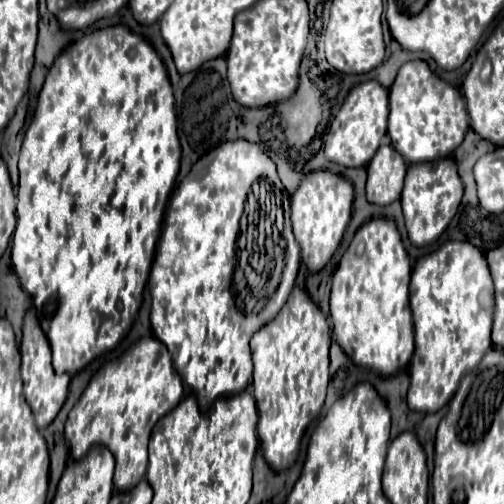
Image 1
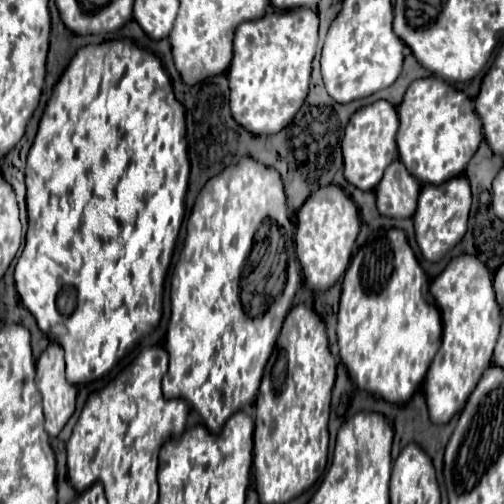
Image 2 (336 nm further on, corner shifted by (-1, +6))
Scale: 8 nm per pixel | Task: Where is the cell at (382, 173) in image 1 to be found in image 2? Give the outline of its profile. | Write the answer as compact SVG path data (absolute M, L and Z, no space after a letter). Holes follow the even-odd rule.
M393 161L375 189L377 209L381 215L393 219L413 217L419 191L421 183L413 175L409 175L401 161Z

